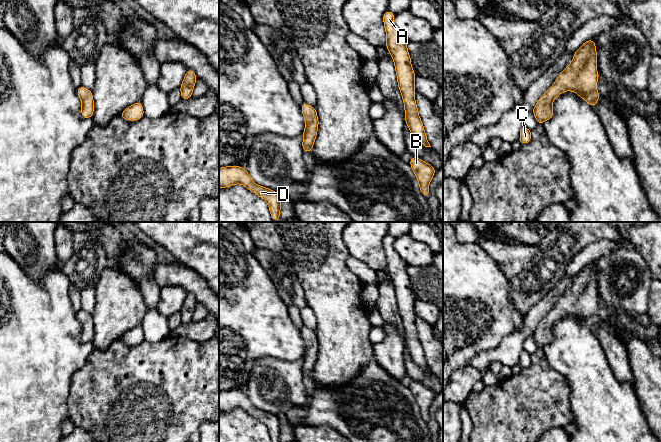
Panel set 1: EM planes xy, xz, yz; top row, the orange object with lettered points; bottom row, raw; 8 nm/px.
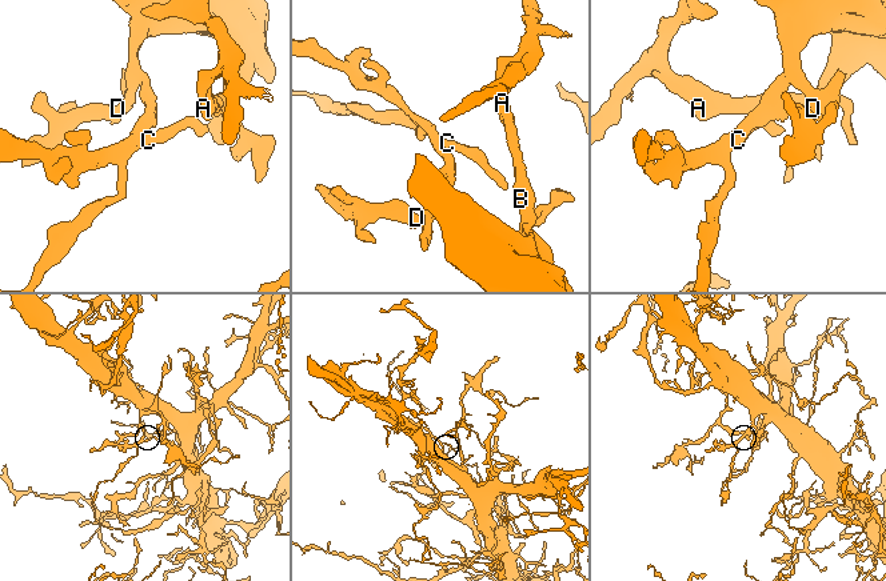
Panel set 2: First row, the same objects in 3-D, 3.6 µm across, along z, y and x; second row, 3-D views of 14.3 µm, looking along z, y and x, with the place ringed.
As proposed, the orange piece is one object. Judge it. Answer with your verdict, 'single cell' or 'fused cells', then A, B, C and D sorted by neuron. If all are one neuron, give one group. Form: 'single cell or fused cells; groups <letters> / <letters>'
single cell; groups A B C D

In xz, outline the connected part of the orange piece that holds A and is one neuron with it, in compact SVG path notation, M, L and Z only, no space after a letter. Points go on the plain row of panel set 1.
M387 234L383 239L383 247L387 261L386 272L394 285L397 307L404 326L405 347L414 363L425 371L431 371L415 325L415 296L411 289L407 264L394 249L394 241L395 237Z

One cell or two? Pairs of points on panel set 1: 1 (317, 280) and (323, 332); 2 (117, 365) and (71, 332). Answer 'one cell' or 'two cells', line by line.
1: one cell
2: two cells

